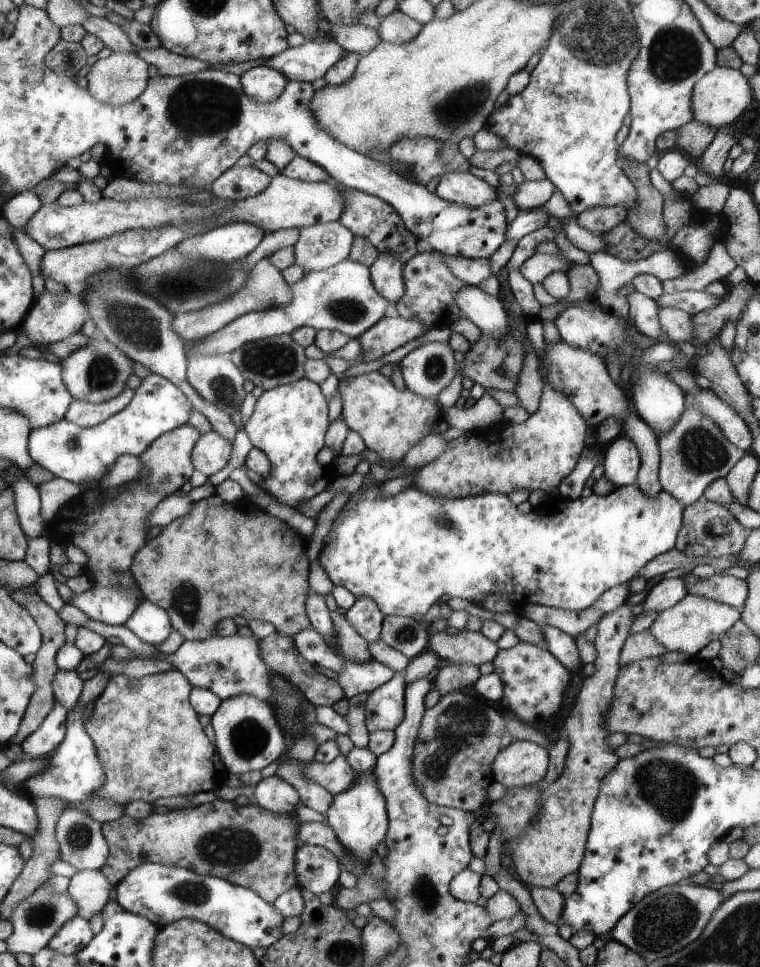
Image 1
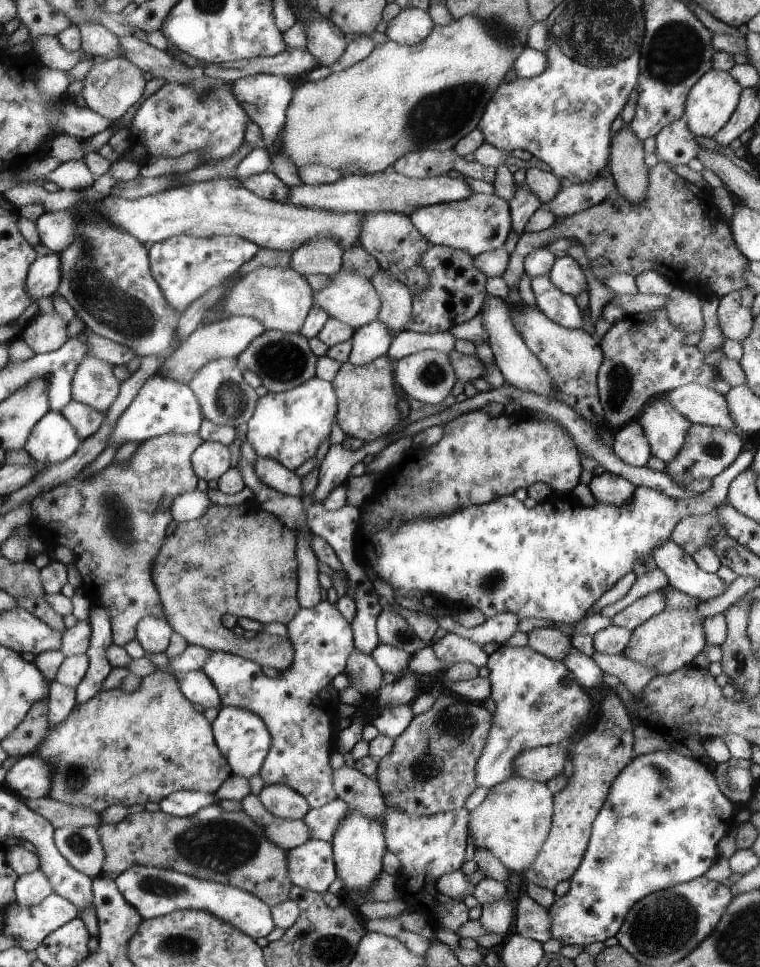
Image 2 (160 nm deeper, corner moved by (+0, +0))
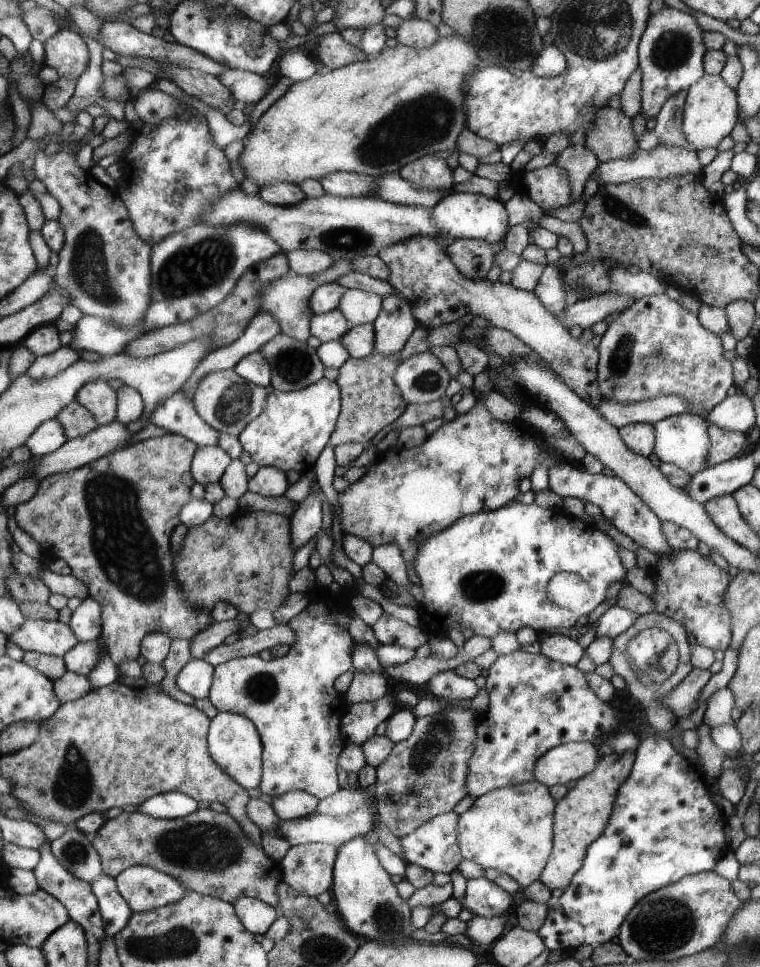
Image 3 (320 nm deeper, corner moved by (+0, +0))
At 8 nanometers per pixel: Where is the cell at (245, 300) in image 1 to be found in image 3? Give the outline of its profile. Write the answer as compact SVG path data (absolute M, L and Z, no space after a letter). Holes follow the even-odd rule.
M341 259L336 260L333 266L316 275L295 275L291 273L282 279L277 279L273 285L262 291L260 310L268 310L271 314L274 314L275 318L280 322L283 333L298 341L305 342L312 335L310 331L310 320L313 312L312 310L309 312L307 306L310 306L310 298L315 292L315 289L322 284L337 281L353 271L357 271L354 270L353 261Z

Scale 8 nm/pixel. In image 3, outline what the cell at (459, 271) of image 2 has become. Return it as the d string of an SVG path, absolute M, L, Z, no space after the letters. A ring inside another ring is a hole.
M453 239L443 251L465 278L483 279L497 248L483 239Z

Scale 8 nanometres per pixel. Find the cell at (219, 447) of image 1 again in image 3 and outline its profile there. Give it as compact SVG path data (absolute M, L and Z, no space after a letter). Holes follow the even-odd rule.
M219 445L199 447L192 462L193 476L196 482L205 486L220 483L233 461L232 456Z

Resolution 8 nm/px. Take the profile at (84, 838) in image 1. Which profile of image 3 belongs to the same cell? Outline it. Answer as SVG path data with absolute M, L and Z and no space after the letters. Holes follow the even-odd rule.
M70 826L62 836L52 841L53 852L61 864L77 879L88 883L95 882L104 873L104 862L93 839L93 835Z

